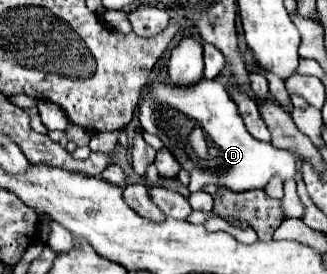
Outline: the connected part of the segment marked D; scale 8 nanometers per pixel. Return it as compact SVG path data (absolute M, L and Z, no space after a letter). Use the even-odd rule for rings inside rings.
M156 79L150 85L150 95L140 103L140 123L146 133L158 135L180 167L188 171L190 191L200 191L206 185L230 191L264 189L272 177L280 177L282 181L296 177L296 157L286 149L276 149L272 143L254 139L248 133L236 103L218 81L202 79L196 87L180 91L168 87L166 81ZM194 129L202 129L206 147L194 149L190 145L190 133Z

